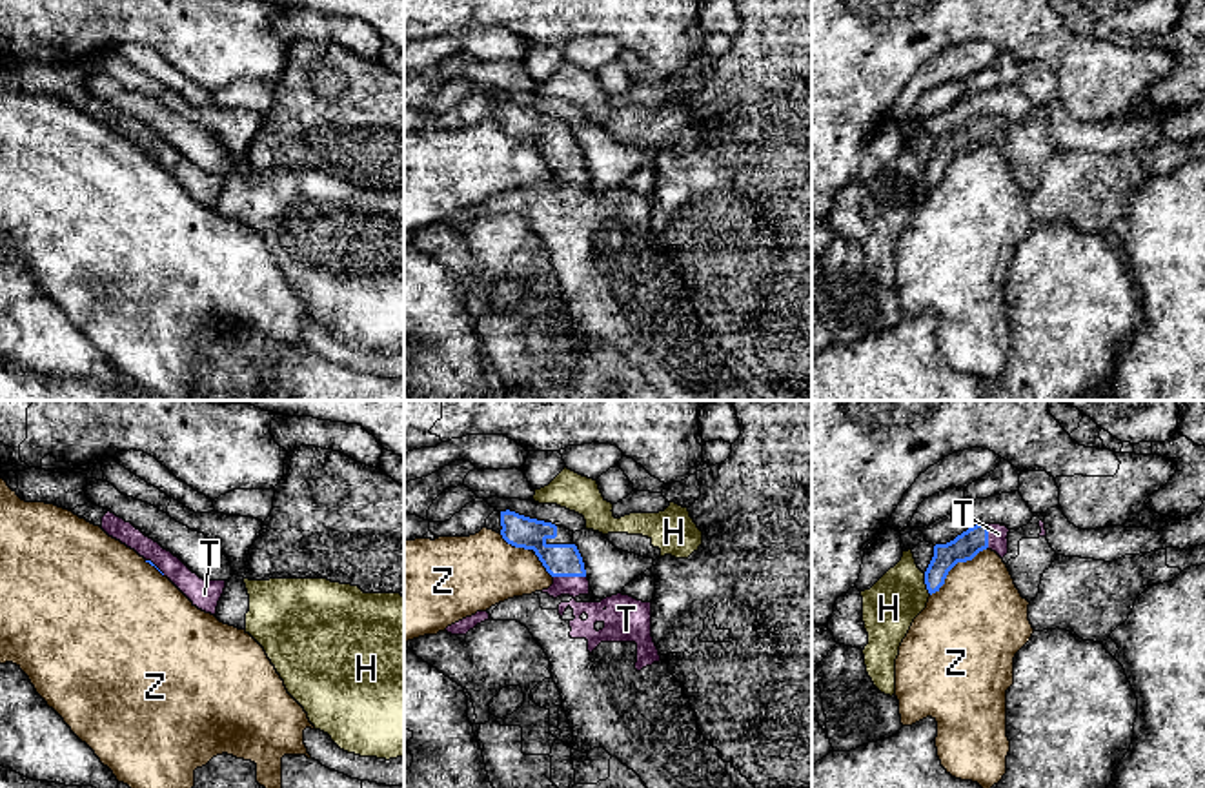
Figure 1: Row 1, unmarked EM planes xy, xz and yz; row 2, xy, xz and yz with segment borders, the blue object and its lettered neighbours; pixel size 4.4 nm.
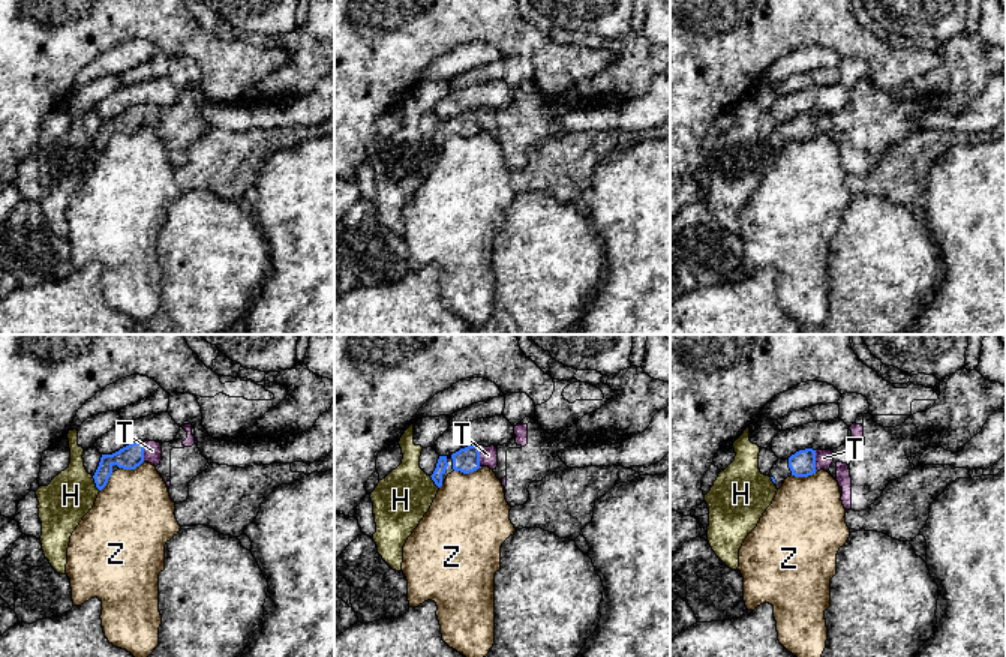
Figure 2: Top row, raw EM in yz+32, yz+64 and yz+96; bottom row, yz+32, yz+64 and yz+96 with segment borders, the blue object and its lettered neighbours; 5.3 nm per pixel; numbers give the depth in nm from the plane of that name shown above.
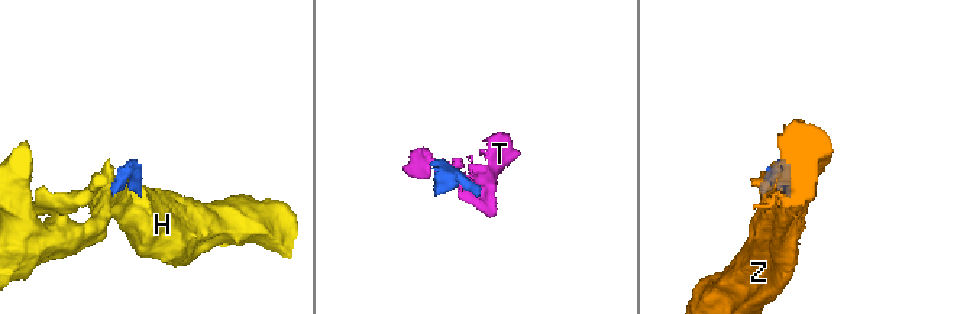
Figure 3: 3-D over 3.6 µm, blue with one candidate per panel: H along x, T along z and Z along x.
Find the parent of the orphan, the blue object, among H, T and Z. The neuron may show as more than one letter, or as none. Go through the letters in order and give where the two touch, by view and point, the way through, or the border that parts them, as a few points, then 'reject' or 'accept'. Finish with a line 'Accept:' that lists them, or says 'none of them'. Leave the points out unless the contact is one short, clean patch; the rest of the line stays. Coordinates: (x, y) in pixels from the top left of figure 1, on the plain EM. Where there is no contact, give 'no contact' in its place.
H: yz (925, 175) | reject
T: xz (570, 168) | accept
Z: yz (956, 155) | reject
Accept: T

